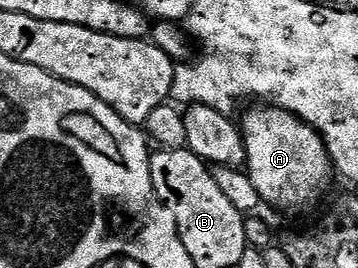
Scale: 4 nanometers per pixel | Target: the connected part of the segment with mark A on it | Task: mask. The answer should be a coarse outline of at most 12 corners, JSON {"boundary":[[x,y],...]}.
{"boundary":[[279,106],[240,118],[263,203],[302,210],[332,175],[322,135]]}

